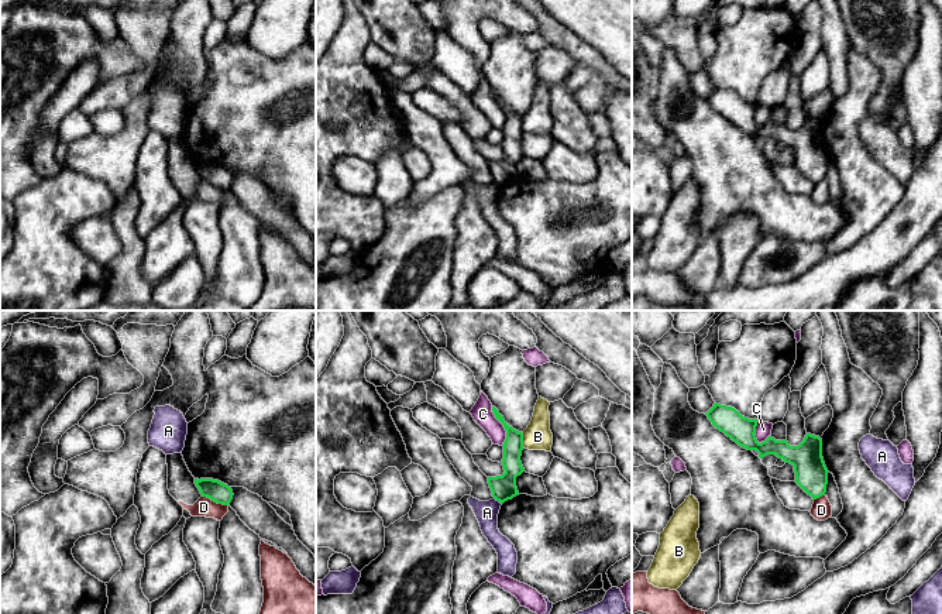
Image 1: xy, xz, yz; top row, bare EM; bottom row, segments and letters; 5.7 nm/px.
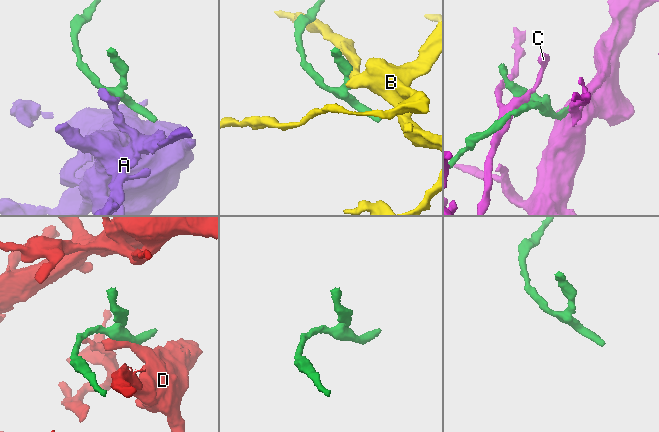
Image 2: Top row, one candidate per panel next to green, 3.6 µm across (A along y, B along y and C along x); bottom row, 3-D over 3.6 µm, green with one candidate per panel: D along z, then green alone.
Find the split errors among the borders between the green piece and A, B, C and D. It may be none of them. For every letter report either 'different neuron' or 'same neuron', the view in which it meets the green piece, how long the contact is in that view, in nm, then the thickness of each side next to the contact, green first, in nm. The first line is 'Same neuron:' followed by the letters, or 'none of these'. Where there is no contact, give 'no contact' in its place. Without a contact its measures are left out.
Same neuron: none of these
A: different neuron | xz | 60 nm | 140/130 nm
B: different neuron | xz | 80 nm | 110/160 nm
C: different neuron | xz | 240 nm | 110/120 nm
D: different neuron | xy | 160 nm | 120/110 nm

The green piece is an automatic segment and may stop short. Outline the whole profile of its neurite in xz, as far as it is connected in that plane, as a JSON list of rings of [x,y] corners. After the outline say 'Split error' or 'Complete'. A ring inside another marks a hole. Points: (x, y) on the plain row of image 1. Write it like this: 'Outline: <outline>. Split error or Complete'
Outline: [[[492,90],[492,96],[506,114],[506,123],[502,128],[503,143],[501,145],[505,157],[502,159],[488,161],[488,168],[492,175],[492,181],[503,188],[505,185],[519,179],[516,161],[525,155],[520,145],[523,117],[509,110],[495,90]]]. Complete

